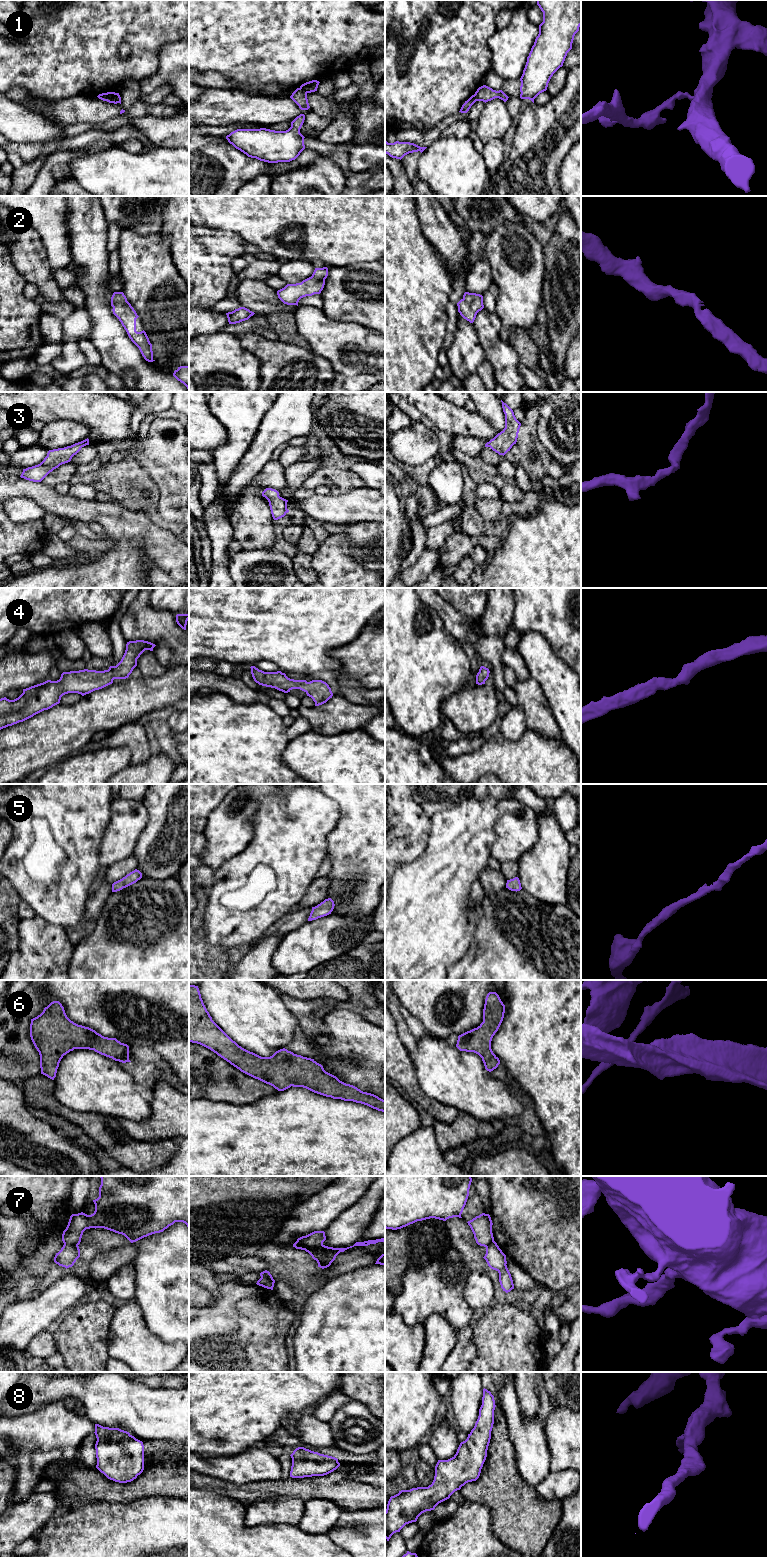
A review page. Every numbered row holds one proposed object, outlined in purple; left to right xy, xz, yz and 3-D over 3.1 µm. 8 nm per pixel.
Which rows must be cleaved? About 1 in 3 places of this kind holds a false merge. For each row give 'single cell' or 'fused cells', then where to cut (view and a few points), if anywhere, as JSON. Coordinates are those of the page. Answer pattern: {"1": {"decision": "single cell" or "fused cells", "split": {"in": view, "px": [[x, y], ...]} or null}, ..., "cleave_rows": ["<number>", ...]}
{"1": {"decision": "fused cells", "split": {"in": "xy", "px": [[112, 92], [105, 100]]}}, "2": {"decision": "single cell", "split": null}, "3": {"decision": "single cell", "split": null}, "4": {"decision": "single cell", "split": null}, "5": {"decision": "single cell", "split": null}, "6": {"decision": "single cell", "split": null}, "7": {"decision": "fused cells", "split": {"in": "xy", "px": [[64, 1243], [77, 1245]]}}, "8": {"decision": "single cell", "split": null}, "cleave_rows": ["1", "7"]}

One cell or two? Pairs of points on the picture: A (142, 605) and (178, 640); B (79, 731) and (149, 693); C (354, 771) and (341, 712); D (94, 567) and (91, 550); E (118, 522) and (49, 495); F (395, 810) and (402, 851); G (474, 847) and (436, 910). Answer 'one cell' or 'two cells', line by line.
A: one cell
B: one cell
C: two cells
D: two cells
E: one cell
F: one cell
G: one cell

